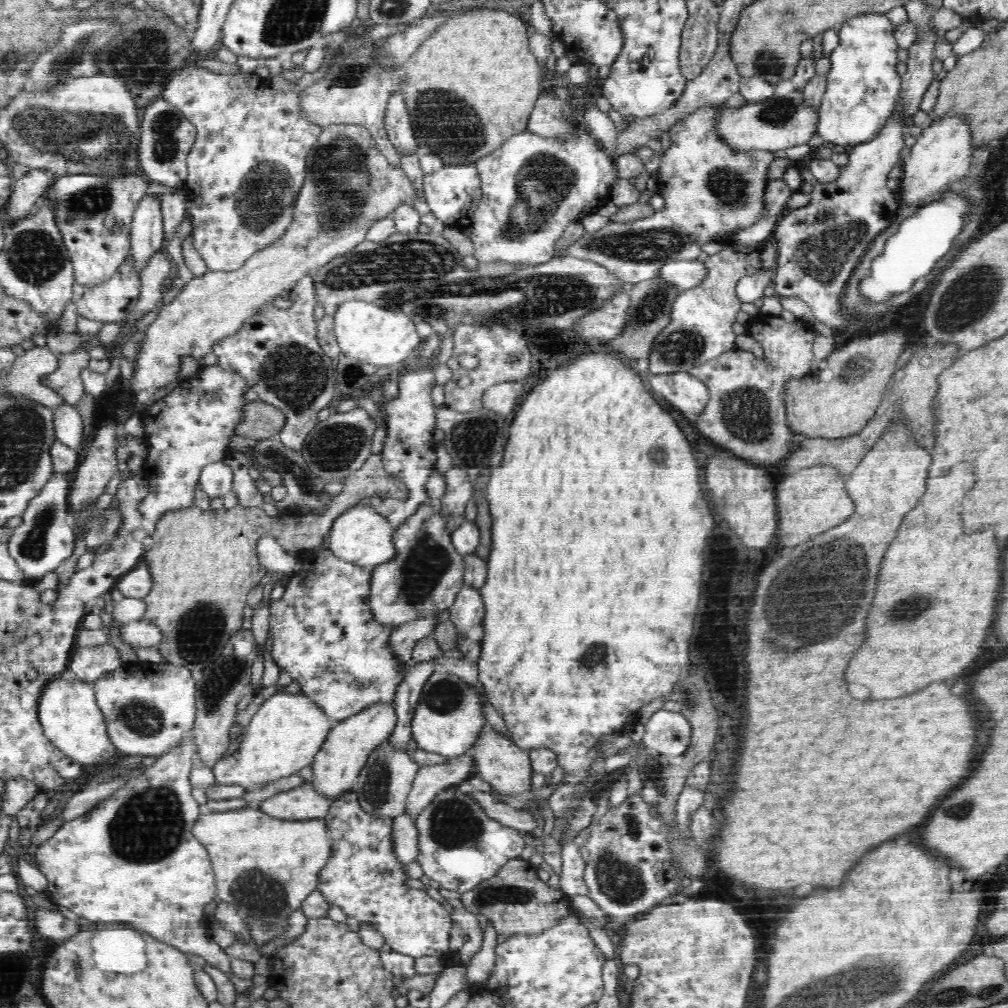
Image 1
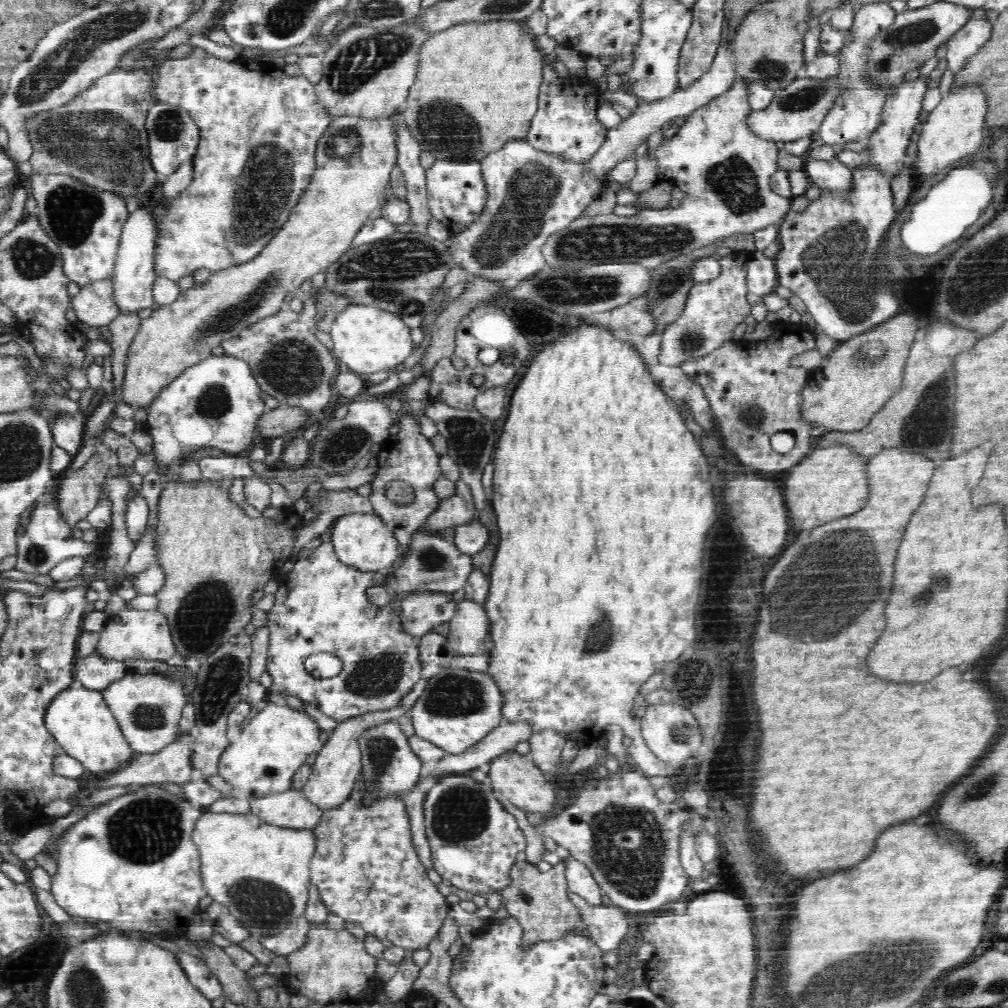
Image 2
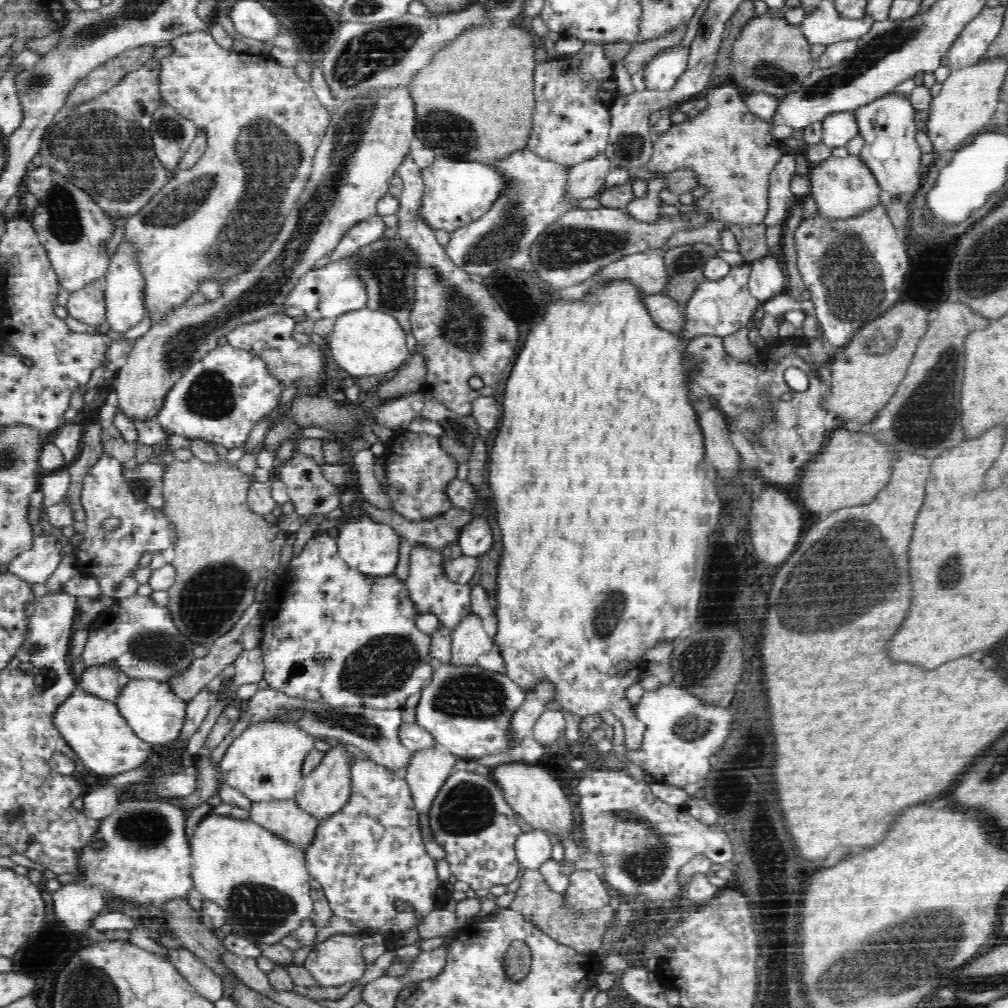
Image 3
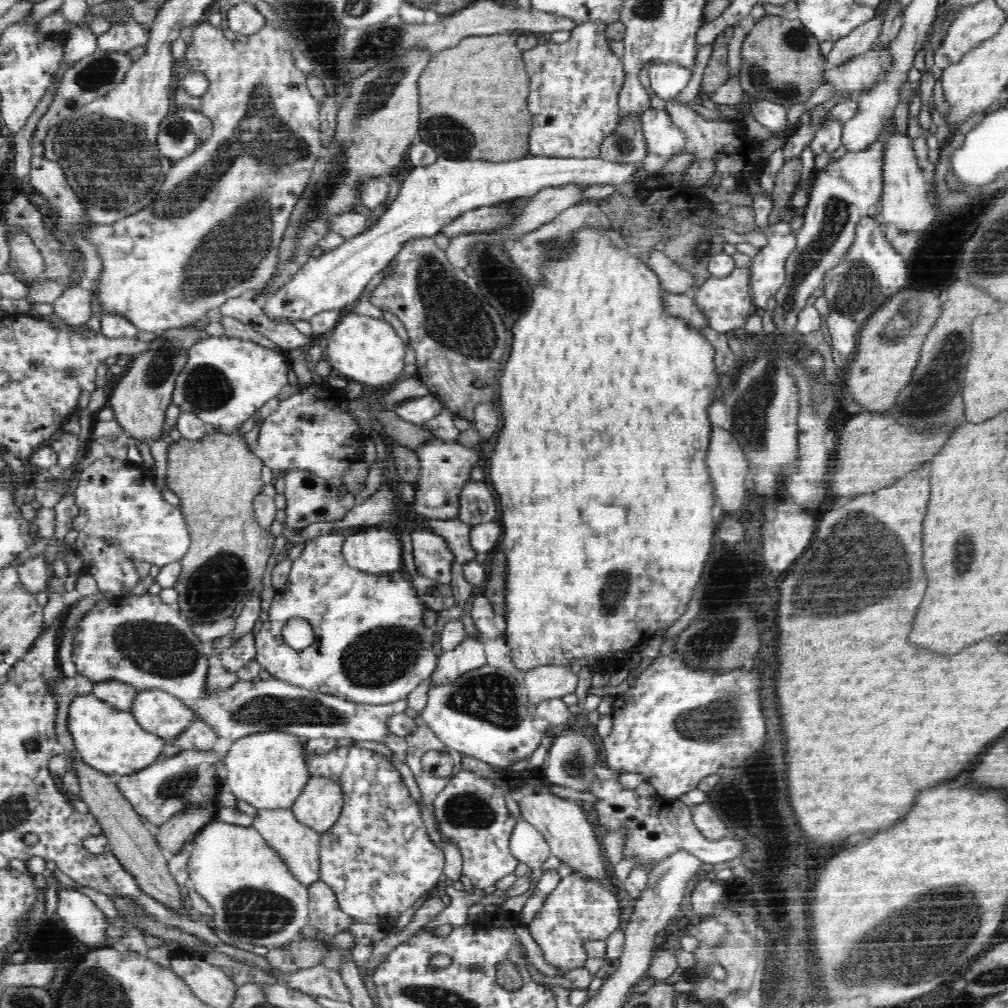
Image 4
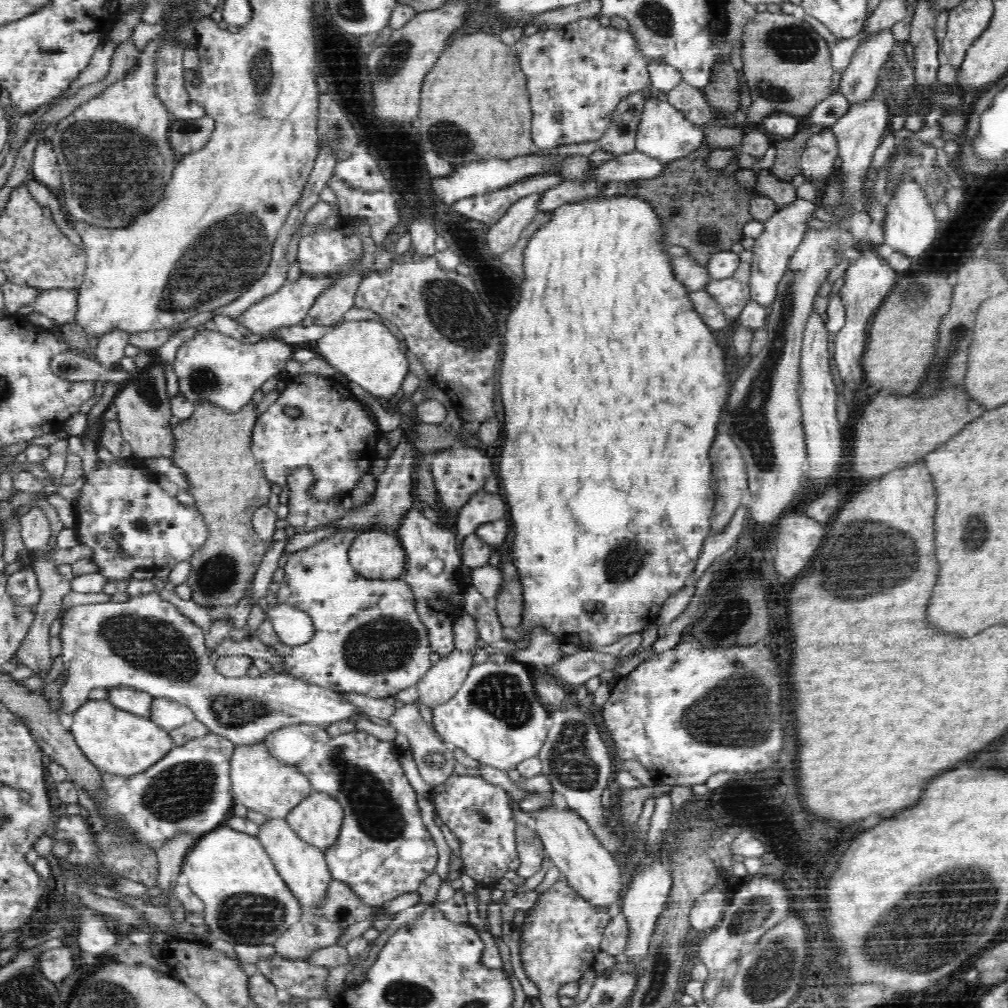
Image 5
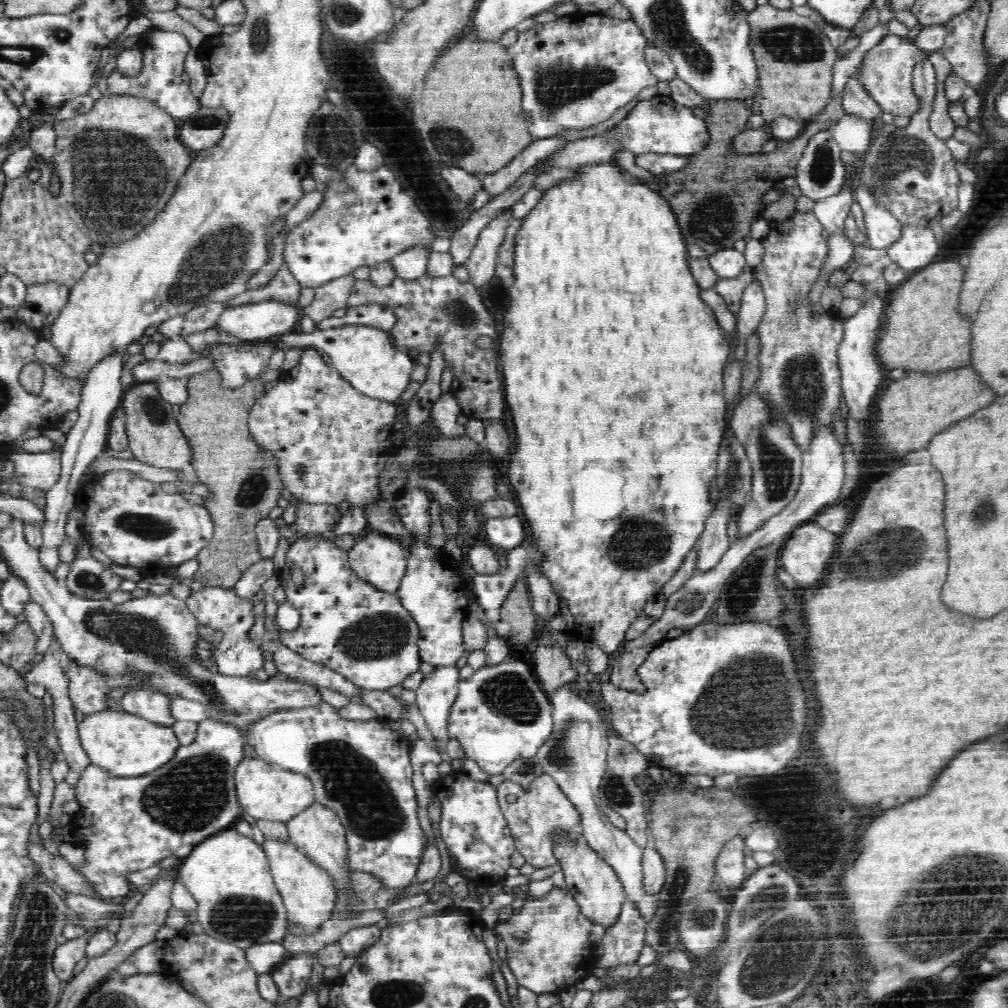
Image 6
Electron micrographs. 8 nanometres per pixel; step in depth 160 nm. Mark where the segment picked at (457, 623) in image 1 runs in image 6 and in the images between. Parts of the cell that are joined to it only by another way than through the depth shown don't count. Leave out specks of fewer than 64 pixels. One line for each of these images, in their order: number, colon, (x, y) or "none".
2: (469, 626)
3: (469, 640)
4: (470, 654)
5: (443, 679)
6: (435, 695)

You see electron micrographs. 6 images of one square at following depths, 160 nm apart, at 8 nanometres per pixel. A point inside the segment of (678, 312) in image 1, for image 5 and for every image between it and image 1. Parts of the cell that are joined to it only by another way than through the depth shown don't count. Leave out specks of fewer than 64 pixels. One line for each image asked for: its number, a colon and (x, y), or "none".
2: (713, 310)
3: (720, 307)
4: (726, 302)
5: (732, 294)

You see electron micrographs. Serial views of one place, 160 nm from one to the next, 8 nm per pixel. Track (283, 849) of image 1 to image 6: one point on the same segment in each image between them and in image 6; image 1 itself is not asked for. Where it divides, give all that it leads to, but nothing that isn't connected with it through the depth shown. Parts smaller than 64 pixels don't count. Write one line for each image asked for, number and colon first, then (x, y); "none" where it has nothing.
2: (261, 873)
3: (262, 883)
4: (256, 899)
5: (246, 901)
6: (228, 875)

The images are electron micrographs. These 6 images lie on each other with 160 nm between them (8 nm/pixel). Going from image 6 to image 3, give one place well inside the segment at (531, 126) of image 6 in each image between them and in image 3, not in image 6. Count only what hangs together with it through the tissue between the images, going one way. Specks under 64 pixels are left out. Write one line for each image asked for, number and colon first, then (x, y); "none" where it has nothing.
3: (571, 121)
4: (574, 89)
5: (575, 81)

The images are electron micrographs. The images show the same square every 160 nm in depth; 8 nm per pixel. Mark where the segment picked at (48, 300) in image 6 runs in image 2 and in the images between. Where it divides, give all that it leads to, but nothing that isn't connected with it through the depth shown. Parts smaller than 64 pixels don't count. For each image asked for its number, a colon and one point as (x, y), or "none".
2: (95, 305)
3: (87, 305)
4: (74, 307)
5: (60, 305)

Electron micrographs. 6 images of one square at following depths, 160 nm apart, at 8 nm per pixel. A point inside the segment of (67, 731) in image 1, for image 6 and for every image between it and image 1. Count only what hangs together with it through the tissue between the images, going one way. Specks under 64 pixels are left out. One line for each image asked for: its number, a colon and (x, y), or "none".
2: (82, 723)
3: (94, 728)
4: (106, 738)
5: (118, 742)
6: (126, 745)

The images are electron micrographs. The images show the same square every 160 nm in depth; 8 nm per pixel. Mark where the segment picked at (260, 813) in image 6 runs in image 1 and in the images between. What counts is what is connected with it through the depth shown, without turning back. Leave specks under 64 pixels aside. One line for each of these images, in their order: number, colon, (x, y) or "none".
1: (283, 737)
2: (277, 740)
3: (265, 762)
4: (267, 770)
5: (260, 782)

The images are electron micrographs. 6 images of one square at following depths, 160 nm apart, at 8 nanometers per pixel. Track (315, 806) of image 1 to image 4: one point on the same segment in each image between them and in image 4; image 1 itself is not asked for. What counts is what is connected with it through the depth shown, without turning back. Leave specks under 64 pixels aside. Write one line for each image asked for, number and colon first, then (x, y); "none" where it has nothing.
2: (290, 810)
3: (284, 819)
4: (298, 845)

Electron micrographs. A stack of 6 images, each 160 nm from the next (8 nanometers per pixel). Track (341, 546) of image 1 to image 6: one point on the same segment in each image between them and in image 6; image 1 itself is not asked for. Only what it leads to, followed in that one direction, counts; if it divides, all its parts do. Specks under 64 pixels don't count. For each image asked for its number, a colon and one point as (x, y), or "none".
2: (363, 541)
3: (372, 548)
4: (374, 550)
5: (379, 555)
6: (380, 561)

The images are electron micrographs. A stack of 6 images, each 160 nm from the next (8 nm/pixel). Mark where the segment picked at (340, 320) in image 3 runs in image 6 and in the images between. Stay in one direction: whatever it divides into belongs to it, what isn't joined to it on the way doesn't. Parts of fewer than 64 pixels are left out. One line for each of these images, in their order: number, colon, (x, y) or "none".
4: (366, 350)
5: (367, 353)
6: (366, 357)

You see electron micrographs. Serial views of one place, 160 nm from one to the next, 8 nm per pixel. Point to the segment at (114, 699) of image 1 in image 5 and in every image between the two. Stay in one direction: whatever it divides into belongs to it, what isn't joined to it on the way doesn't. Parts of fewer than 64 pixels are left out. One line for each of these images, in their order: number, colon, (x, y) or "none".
2: (148, 707)
3: (156, 715)
4: (161, 713)
5: (169, 714)

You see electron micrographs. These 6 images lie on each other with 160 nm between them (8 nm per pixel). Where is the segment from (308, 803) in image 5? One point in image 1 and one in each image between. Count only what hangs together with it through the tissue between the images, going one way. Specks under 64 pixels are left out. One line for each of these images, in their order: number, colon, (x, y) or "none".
1: (343, 755)
2: (338, 767)
3: (325, 791)
4: (319, 806)

